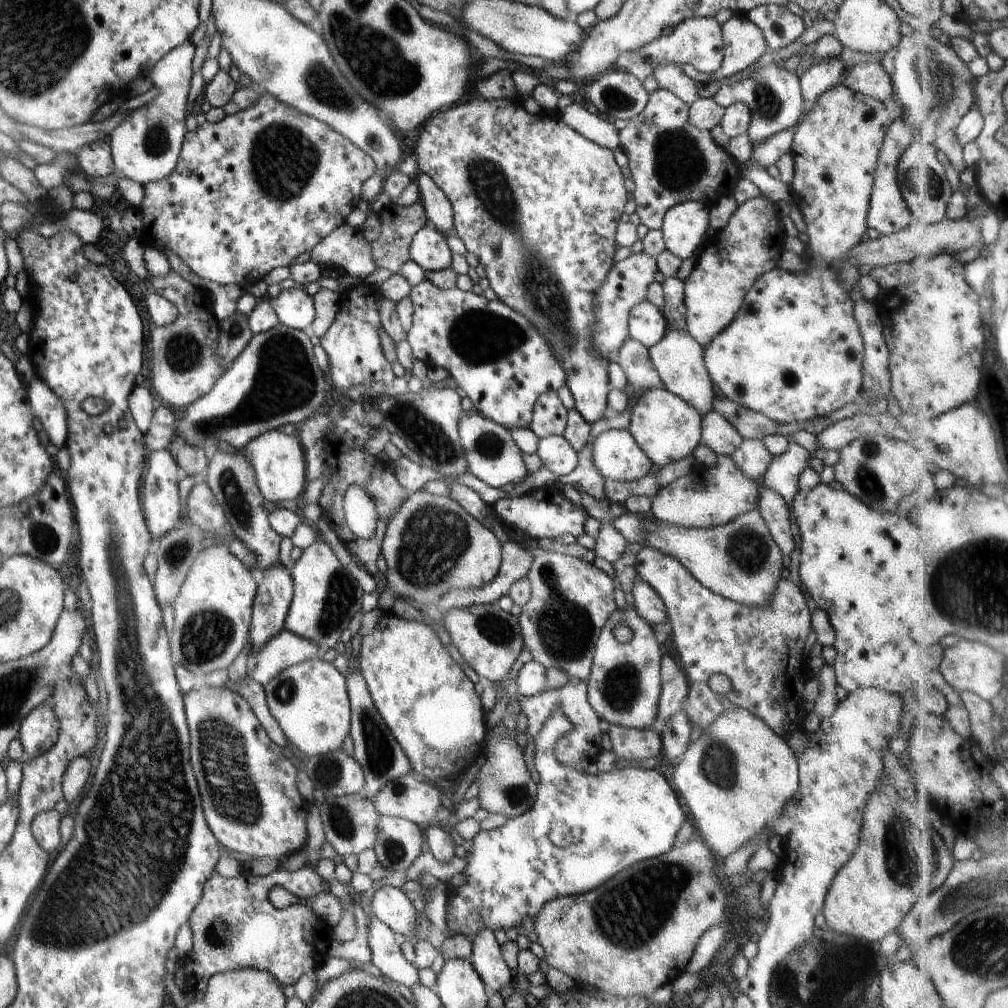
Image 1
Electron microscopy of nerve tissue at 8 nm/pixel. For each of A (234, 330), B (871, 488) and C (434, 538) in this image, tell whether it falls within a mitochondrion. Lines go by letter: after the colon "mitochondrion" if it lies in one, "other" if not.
A: mitochondrion
B: mitochondrion
C: mitochondrion

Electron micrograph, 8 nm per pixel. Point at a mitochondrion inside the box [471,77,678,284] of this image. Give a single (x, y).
(615, 100)

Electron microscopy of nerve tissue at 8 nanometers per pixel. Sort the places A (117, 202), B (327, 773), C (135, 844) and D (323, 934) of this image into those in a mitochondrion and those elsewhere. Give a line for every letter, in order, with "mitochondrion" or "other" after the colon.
A: other
B: mitochondrion
C: mitochondrion
D: other

